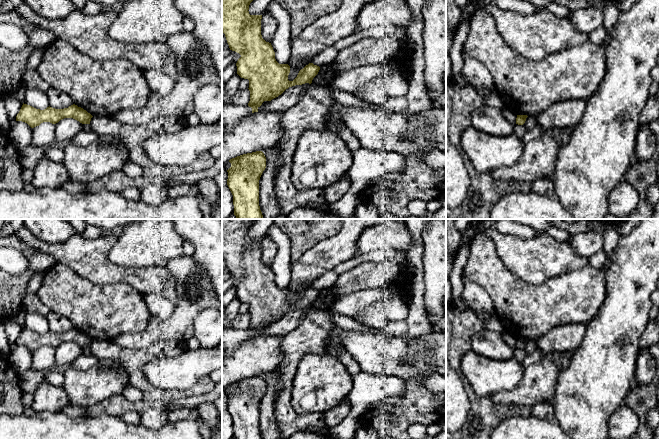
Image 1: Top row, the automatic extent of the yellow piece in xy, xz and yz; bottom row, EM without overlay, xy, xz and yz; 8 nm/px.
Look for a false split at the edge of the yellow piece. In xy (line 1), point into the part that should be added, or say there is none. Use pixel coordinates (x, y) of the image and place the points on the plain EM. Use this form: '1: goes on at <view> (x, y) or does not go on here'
1: does not go on here

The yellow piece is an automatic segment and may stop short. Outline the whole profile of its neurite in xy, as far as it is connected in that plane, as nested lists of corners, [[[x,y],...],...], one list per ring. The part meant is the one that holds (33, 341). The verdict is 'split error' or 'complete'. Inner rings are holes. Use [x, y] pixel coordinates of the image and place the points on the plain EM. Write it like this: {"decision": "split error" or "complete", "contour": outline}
{"decision": "complete", "contour": [[[23,327],[16,340],[16,345],[25,346],[31,352],[34,352],[43,346],[56,348],[64,342],[73,342],[82,348],[90,348],[92,341],[90,337],[75,328],[64,333],[55,333],[49,330],[40,334]]]}

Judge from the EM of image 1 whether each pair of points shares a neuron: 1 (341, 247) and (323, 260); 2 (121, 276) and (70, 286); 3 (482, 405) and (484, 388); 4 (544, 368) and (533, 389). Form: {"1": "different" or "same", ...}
{"1": "same", "2": "different", "3": "different", "4": "same"}

